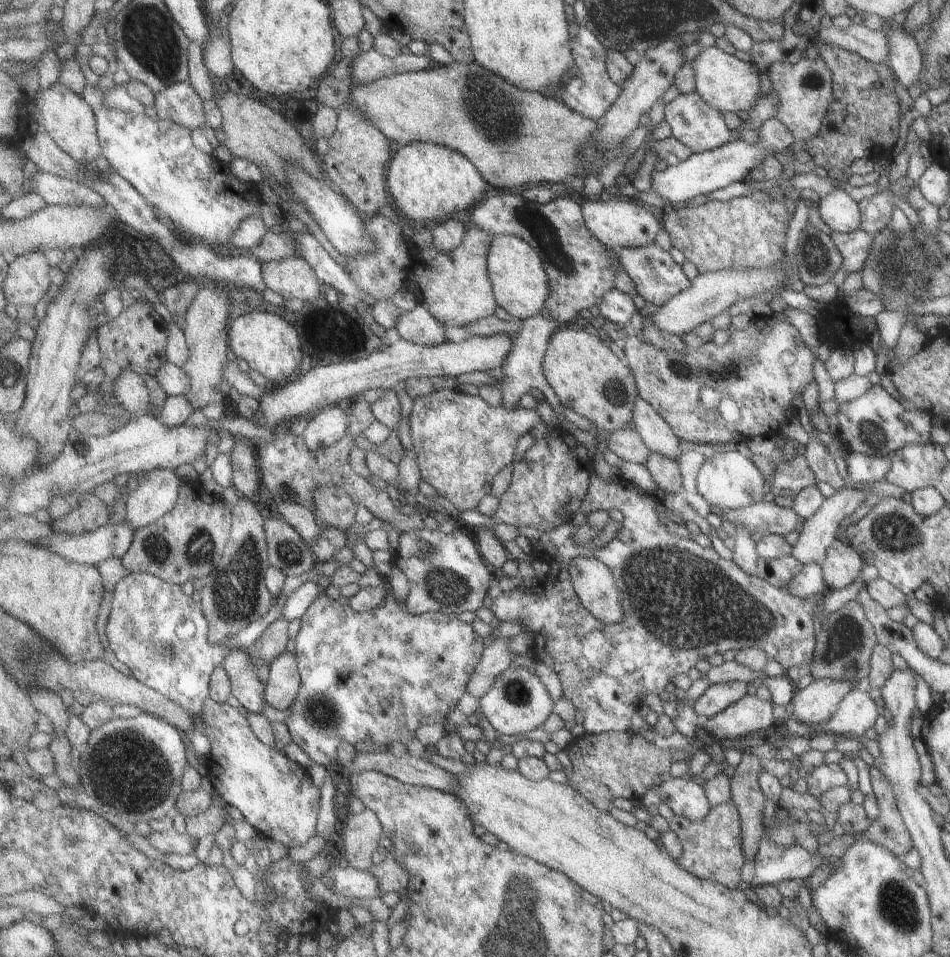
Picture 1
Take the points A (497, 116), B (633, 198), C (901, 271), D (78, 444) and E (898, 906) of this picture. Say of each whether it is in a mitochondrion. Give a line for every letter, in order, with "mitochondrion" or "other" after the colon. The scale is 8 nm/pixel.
A: mitochondrion
B: other
C: mitochondrion
D: other
E: mitochondrion

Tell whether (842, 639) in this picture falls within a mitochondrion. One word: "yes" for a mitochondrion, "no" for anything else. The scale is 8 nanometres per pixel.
yes

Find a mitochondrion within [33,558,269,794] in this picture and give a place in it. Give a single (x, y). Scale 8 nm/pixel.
(169, 652)

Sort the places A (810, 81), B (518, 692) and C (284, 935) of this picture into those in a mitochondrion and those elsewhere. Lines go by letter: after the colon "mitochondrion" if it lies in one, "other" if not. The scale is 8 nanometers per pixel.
A: mitochondrion
B: mitochondrion
C: other

